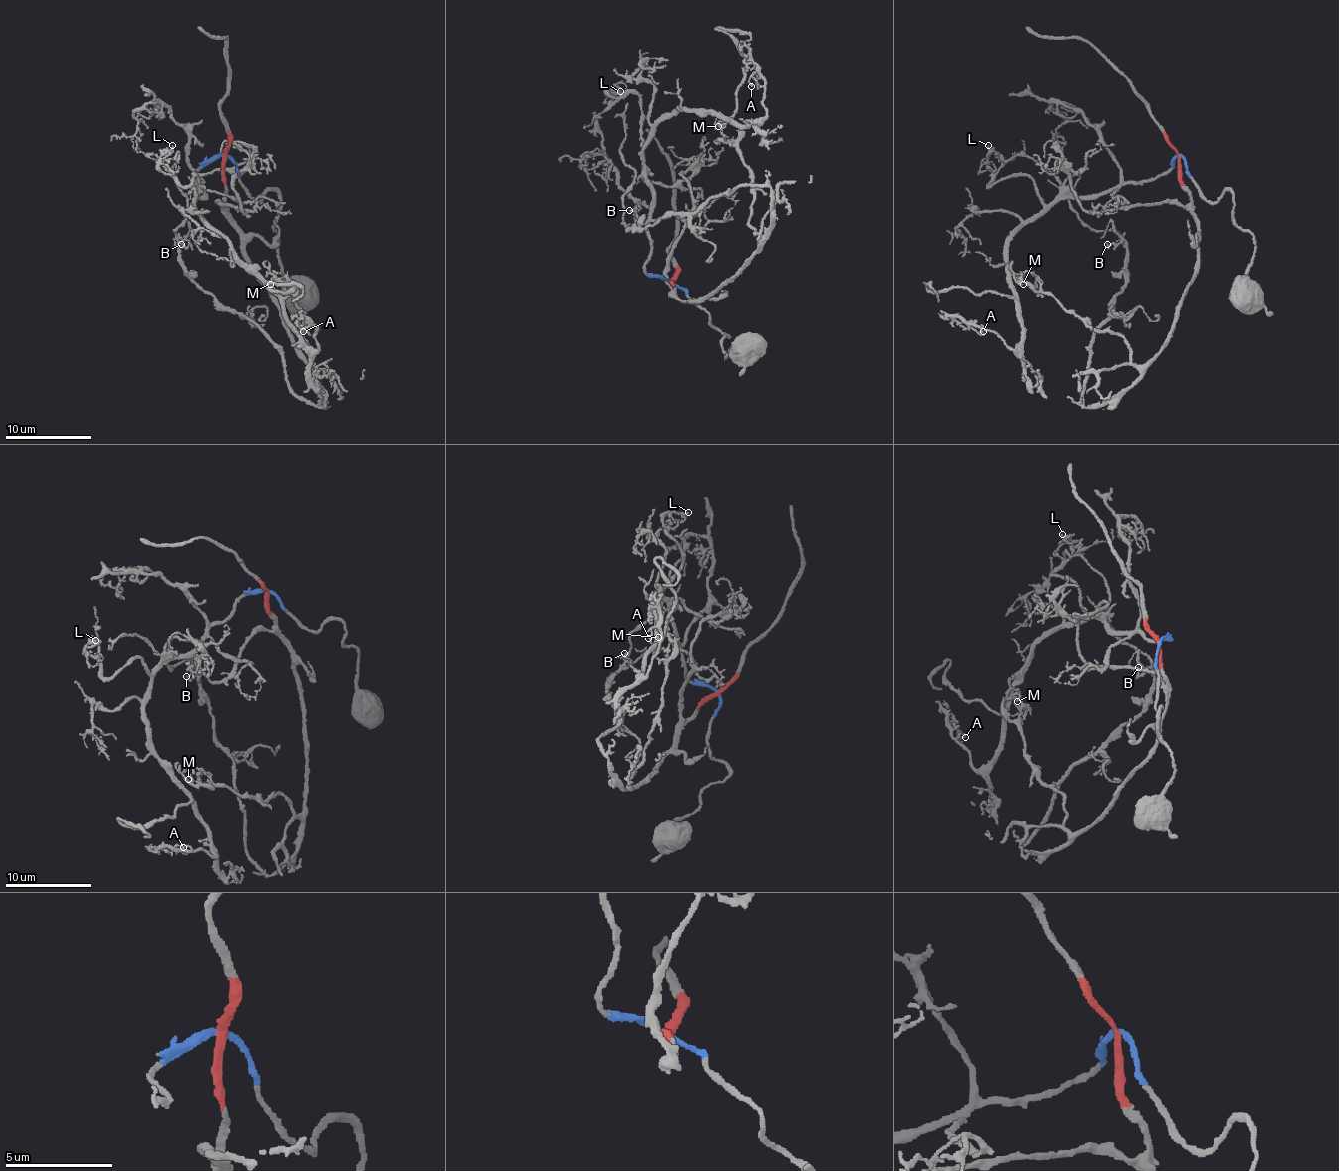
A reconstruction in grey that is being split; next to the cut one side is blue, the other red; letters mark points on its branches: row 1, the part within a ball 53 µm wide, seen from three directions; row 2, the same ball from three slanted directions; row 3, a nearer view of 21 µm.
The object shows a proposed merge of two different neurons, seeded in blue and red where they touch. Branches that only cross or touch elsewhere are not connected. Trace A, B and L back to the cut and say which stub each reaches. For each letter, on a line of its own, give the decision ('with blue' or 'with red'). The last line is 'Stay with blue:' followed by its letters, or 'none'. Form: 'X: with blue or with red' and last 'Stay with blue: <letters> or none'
A: with blue
B: with red
L: with blue
Stay with blue: A, L

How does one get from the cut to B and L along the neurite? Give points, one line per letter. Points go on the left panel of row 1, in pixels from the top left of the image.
B: (224, 155), (241, 252), (323, 407), (293, 392), (267, 336), (196, 282), (181, 244)
L: (224, 155), (196, 171), (205, 194), (194, 203), (194, 175), (181, 186), (159, 166), (172, 145)

